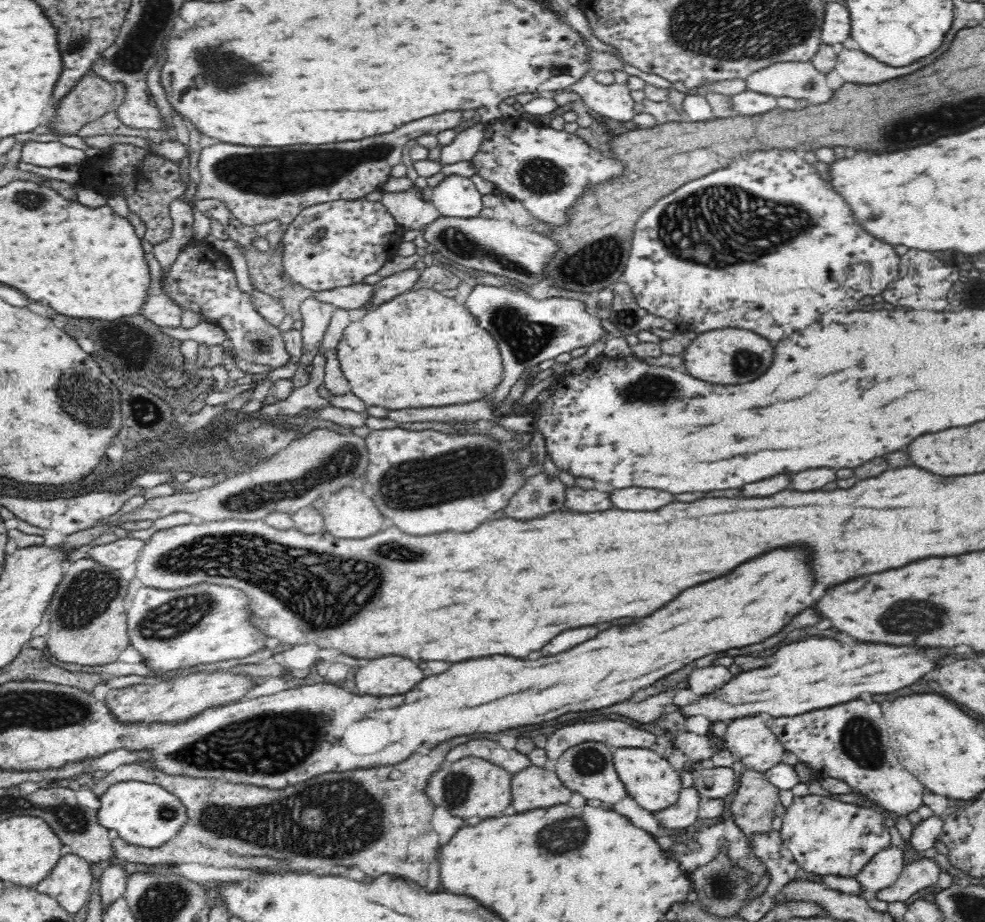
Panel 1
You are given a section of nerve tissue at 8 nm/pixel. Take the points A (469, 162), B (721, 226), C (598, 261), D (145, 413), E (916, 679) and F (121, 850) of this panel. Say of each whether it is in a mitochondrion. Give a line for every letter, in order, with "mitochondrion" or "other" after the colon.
A: other
B: mitochondrion
C: mitochondrion
D: mitochondrion
E: other
F: other

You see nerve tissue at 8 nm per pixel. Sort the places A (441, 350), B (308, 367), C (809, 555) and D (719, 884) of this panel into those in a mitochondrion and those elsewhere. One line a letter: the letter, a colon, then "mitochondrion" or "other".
A: other
B: other
C: other
D: mitochondrion

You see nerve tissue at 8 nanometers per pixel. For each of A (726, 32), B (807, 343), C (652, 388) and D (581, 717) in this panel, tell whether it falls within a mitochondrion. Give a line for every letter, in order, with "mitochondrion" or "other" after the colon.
A: mitochondrion
B: other
C: mitochondrion
D: other

